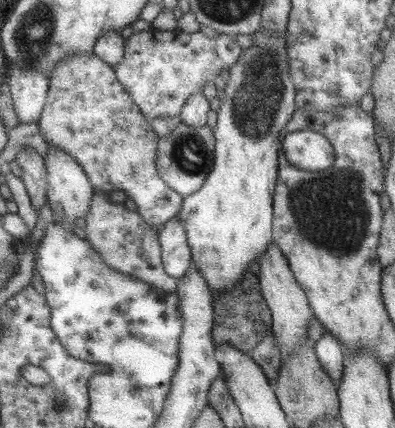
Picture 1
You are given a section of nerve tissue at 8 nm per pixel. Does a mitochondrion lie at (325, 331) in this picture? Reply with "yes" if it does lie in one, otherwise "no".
no

